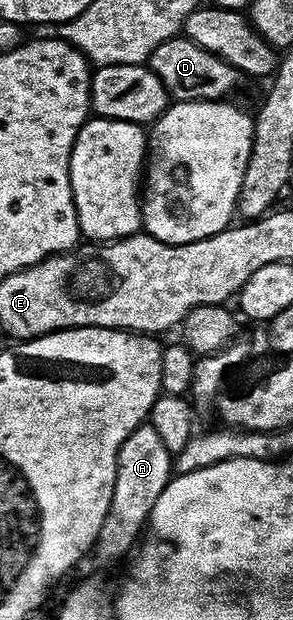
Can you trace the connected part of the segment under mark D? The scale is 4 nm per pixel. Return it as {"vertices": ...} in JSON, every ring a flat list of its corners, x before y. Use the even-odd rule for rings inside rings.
{"vertices":[[175,36,164,40,164,44,156,44,156,48,150,53,148,65,152,72,156,72,156,76,160,76,167,95,174,102,212,102,225,99,237,88,238,78,240,79,240,72,236,67,220,56,200,48,200,44,185,36]]}

